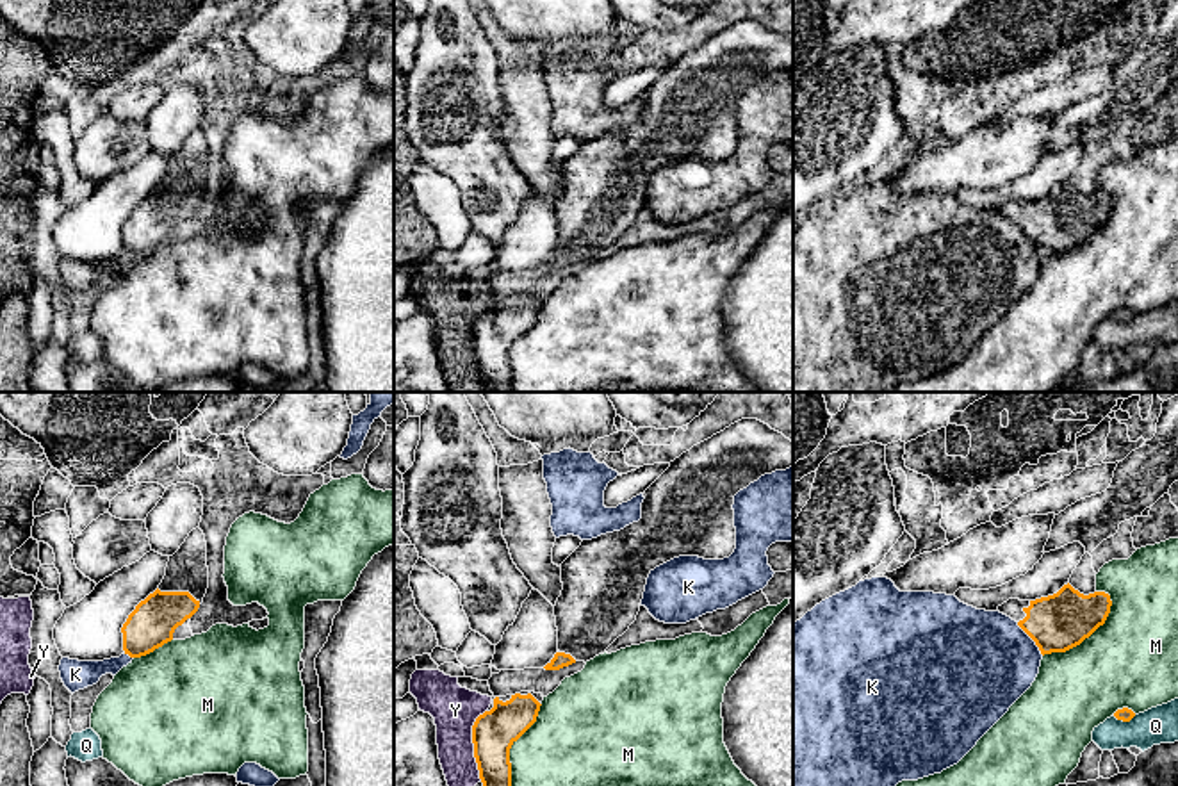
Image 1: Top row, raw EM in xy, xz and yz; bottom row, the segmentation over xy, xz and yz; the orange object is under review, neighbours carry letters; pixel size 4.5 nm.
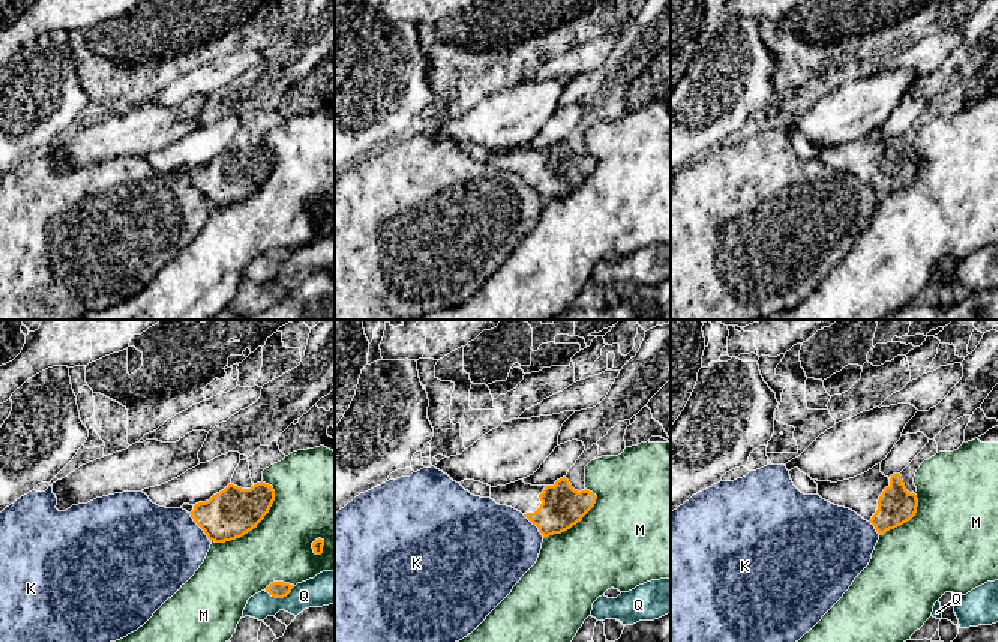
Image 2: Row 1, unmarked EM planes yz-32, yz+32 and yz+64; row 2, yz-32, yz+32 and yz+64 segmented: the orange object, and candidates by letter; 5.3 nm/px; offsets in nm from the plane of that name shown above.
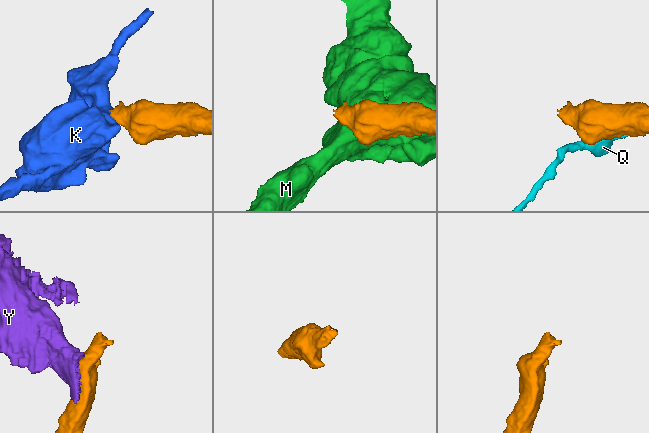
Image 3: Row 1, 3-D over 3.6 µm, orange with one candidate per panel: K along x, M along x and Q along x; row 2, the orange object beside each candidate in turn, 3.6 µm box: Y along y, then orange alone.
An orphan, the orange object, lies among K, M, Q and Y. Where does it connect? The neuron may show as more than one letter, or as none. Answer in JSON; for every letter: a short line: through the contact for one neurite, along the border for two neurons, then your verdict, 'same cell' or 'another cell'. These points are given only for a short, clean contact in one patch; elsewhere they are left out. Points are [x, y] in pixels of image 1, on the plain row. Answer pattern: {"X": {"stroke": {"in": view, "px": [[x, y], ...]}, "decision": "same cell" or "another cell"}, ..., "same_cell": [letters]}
{"K": {"stroke": {"in": "yz", "px": [[1016, 223], [1043, 255]]}, "decision": "another cell"}, "M": {"decision": "another cell"}, "Q": {"decision": "another cell"}, "Y": {"decision": "another cell"}, "same_cell": []}

